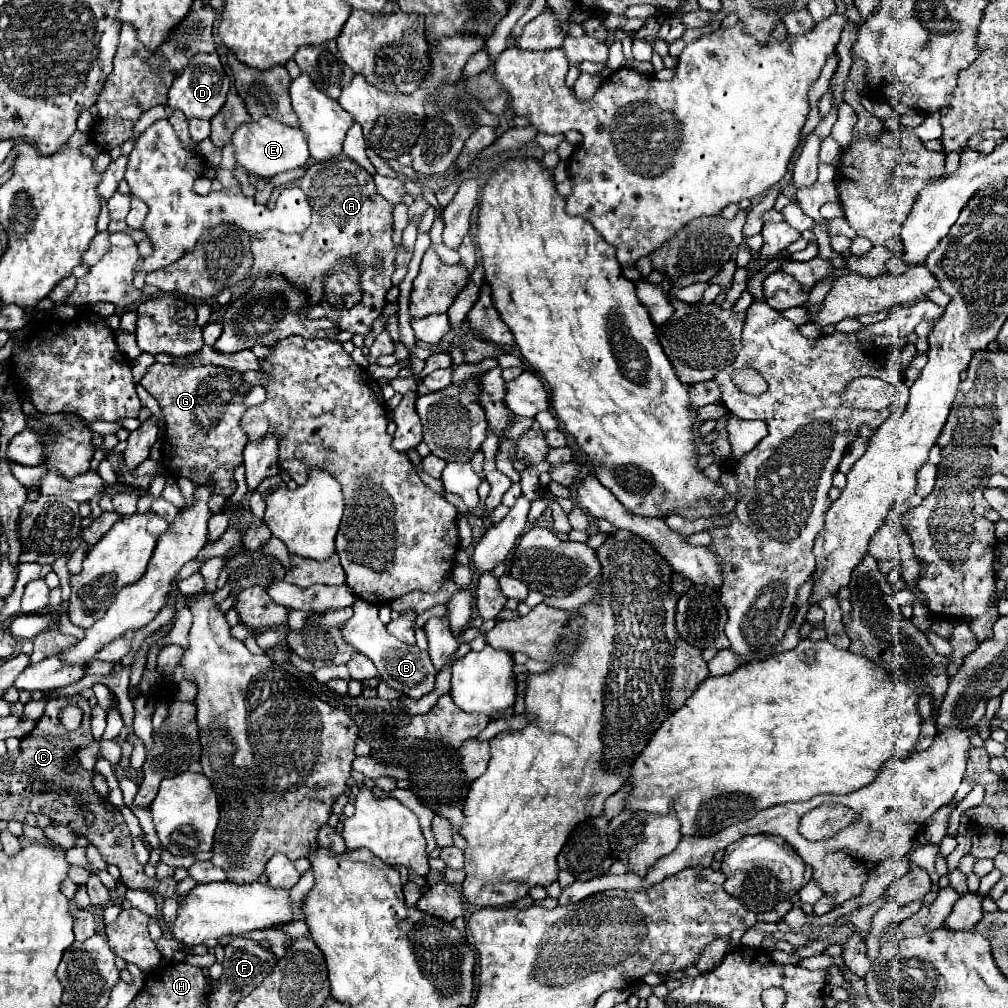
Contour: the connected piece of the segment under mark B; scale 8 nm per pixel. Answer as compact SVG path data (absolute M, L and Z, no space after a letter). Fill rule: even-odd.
M356 599L352 609L354 609L354 615L342 627L342 635L346 637L346 641L350 641L350 645L354 645L358 653L366 655L376 665L376 669L382 675L382 681L386 681L392 689L402 689L412 699L420 699L428 695L434 689L434 677L436 677L436 669L428 653L420 651L416 645L406 645L398 641L396 637L392 637L386 631L386 627L380 623L376 605Z

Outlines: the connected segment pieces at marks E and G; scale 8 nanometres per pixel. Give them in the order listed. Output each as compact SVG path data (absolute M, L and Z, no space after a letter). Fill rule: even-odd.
M260 117L256 123L244 123L236 129L232 137L234 149L236 149L236 161L250 173L256 173L260 177L274 177L278 173L296 169L306 165L310 159L306 135L300 127L292 127L286 123L280 123L272 117Z
M154 363L140 383L158 401L164 413L164 421L166 421L164 443L162 443L164 469L168 469L168 473L176 479L186 477L198 485L214 477L214 481L218 481L218 495L230 497L236 489L234 469L242 463L242 449L248 441L248 435L242 429L240 419L244 411L248 409L244 405L244 399L250 391L250 385L244 381L242 373L234 369L226 369L226 367L216 367L216 365L192 365L186 369L180 369L178 365Z

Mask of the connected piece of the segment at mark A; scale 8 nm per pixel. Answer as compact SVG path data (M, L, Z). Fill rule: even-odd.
M344 157L338 161L324 161L314 163L306 169L306 175L298 181L298 185L310 205L312 205L312 223L304 233L280 233L280 231L264 231L252 235L252 269L246 279L258 279L262 275L282 275L288 283L298 285L306 291L308 305L306 305L306 317L310 319L330 319L334 321L340 331L360 333L366 335L382 313L386 301L386 291L392 287L392 273L394 273L394 259L398 253L398 245L392 241L394 235L394 203L380 197L376 191L372 175L358 167L356 161ZM374 251L384 257L384 267L376 269L372 267L372 255ZM352 259L360 267L360 281L362 281L362 297L360 301L350 309L334 307L326 301L324 295L324 281L332 275L332 269Z

